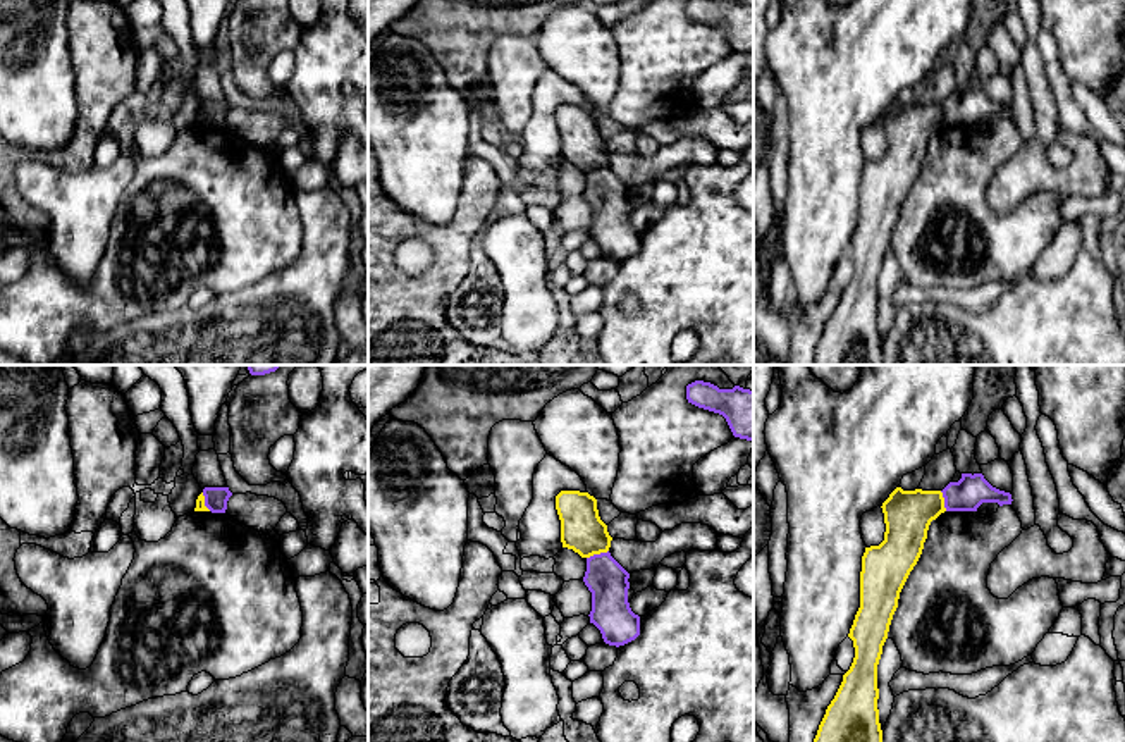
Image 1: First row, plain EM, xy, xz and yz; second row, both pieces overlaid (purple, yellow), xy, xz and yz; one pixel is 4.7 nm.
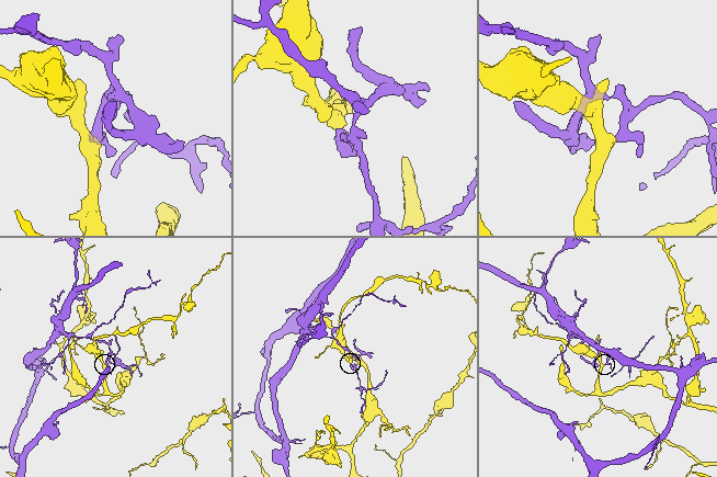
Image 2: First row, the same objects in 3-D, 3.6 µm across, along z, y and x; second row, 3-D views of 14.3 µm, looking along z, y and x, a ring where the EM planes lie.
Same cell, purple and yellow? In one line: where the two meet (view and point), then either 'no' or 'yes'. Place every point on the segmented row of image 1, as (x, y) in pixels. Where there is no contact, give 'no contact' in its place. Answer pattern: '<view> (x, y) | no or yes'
xz (597, 555) | no

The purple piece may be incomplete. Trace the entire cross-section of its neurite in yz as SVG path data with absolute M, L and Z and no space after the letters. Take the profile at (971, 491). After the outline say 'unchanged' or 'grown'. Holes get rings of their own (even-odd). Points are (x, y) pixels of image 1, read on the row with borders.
M962 473L958 482L950 482L943 491L946 511L977 511L982 503L1011 504L1011 494L993 487L982 473Z; unchanged

